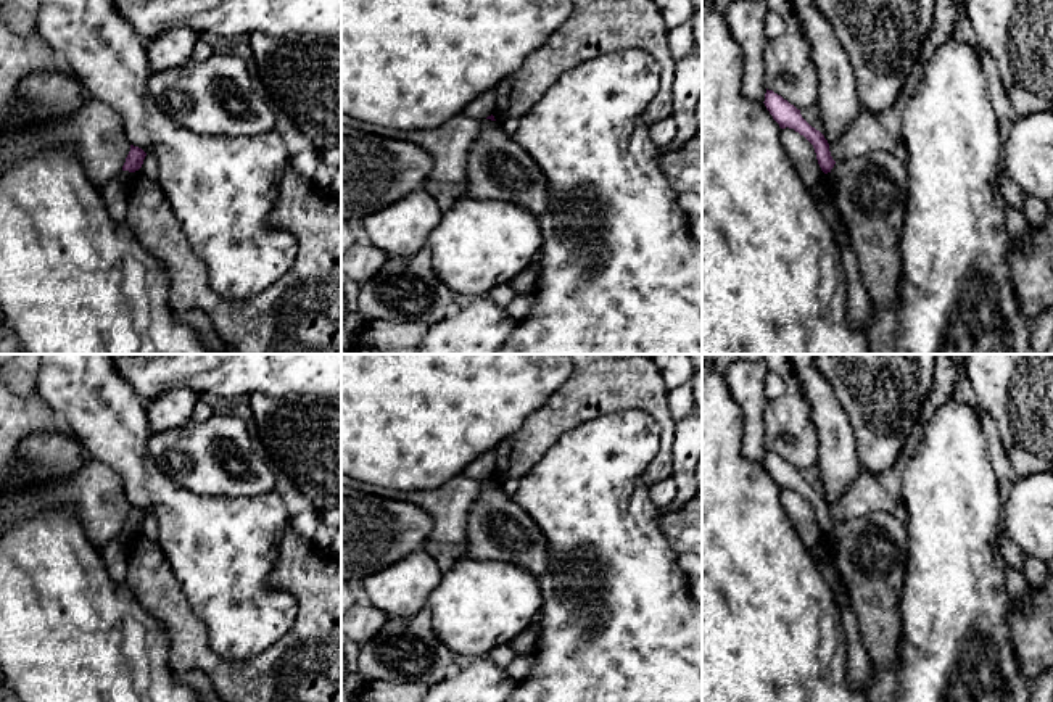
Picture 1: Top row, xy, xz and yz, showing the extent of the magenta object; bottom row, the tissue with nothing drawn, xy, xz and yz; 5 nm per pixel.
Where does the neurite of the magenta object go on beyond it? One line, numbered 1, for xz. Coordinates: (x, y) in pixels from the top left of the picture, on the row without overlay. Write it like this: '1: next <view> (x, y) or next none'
1: next none

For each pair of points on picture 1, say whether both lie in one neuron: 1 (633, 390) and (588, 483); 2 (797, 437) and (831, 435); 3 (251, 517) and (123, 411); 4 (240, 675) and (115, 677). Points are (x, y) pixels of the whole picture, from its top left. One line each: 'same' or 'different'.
1: different
2: different
3: same
4: different

